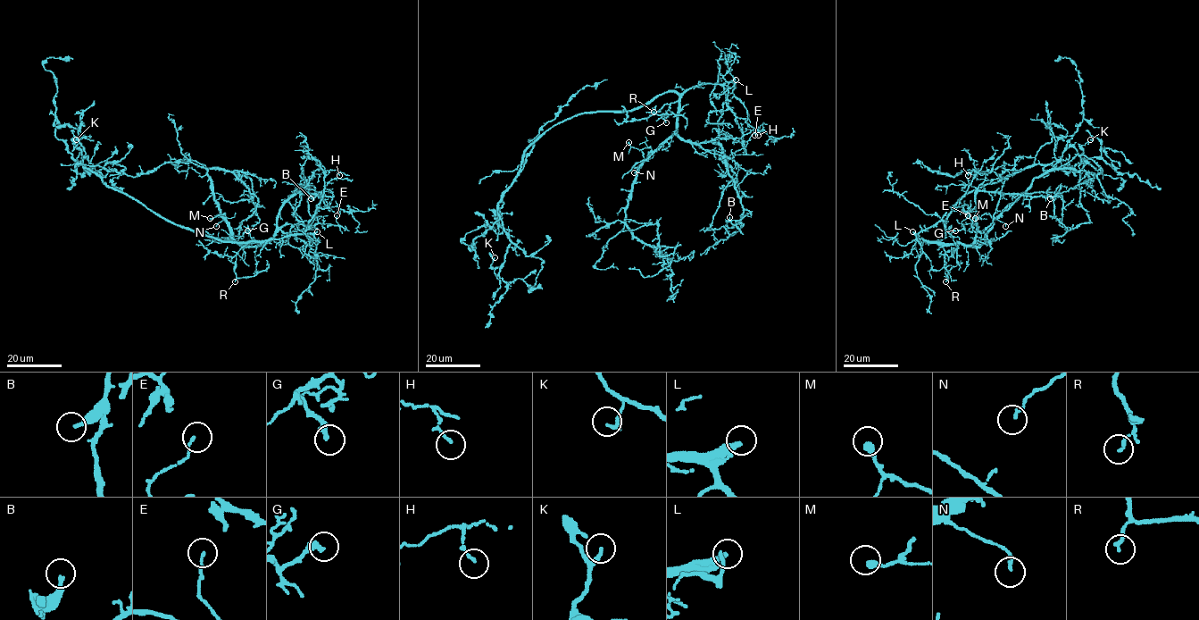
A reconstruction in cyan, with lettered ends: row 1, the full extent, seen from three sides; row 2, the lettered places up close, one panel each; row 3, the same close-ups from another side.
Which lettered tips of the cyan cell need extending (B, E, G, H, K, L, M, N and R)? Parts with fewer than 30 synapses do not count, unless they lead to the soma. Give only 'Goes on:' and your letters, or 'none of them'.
Goes on: L

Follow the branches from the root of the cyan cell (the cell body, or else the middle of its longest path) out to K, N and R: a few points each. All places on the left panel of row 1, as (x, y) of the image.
K: (225, 241), (167, 222), (109, 186), (79, 164), (87, 171), (93, 167), (76, 139)
N: (225, 241), (261, 242), (254, 246), (241, 246), (234, 238), (225, 220), (216, 226)
R: (225, 241), (261, 241), (246, 244), (237, 254), (235, 281)

